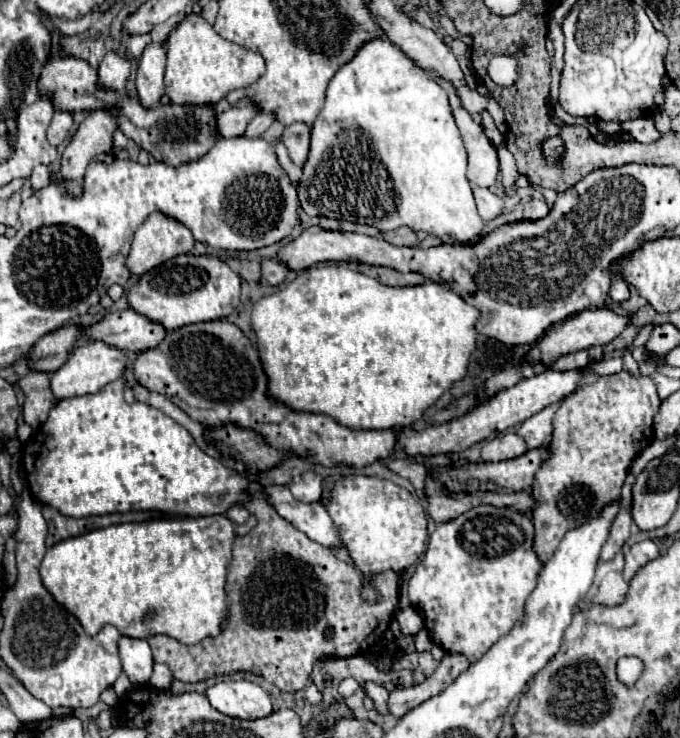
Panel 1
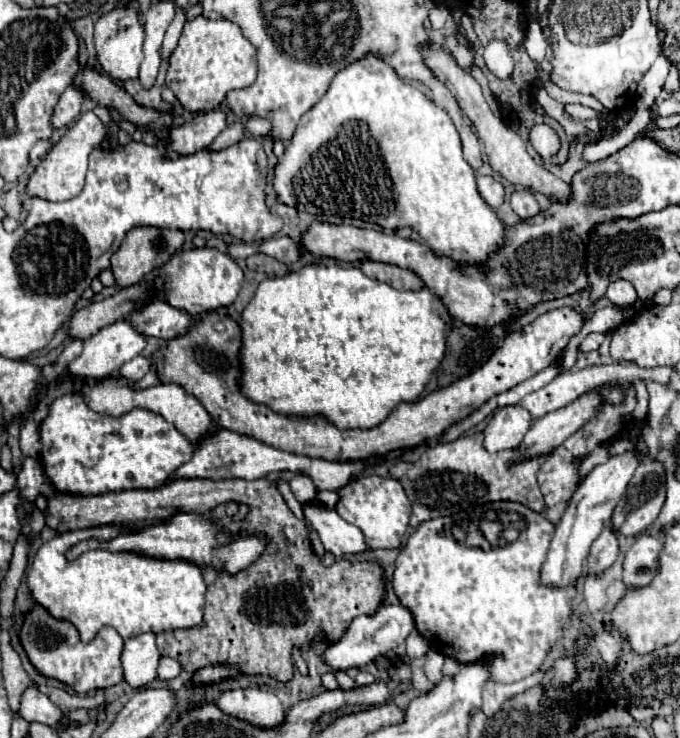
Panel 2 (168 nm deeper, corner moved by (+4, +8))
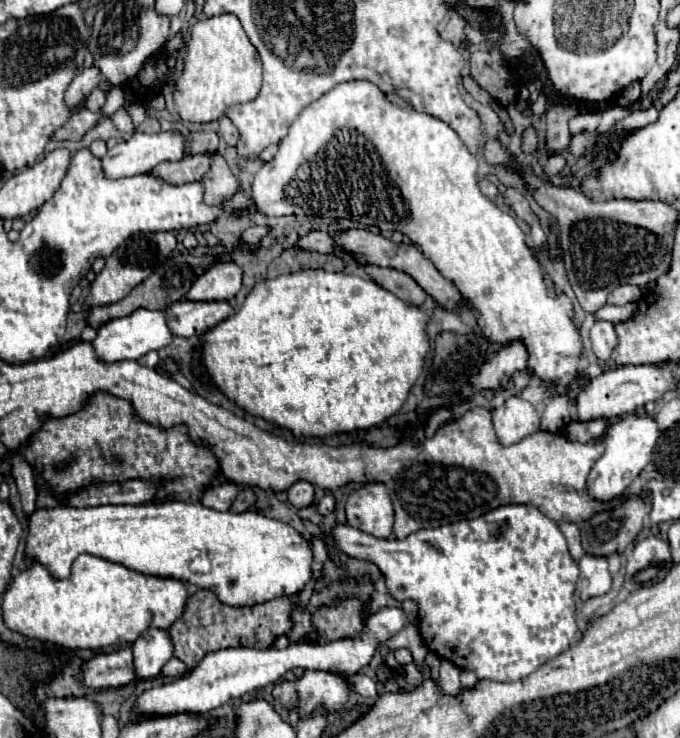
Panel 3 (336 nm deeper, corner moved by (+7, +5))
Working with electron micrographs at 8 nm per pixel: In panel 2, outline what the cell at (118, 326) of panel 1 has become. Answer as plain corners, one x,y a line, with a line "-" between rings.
155,299
127,317
139,333
149,337
173,339
177,335
185,335
185,331
195,323
195,317
187,311
171,307
167,301

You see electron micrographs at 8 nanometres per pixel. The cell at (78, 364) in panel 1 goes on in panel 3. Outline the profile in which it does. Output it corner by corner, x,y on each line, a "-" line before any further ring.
138,308
136,312
132,312
126,318
110,320
104,326
100,326
96,338
92,340
92,346
96,350
96,356
102,362
120,362
120,360
138,360
146,352
160,350
162,346
170,344
170,340
172,340
172,334
170,334
170,330
166,326
164,312

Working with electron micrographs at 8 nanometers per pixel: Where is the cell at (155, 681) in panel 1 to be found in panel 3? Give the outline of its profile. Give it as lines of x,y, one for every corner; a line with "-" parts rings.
178,658
168,660
168,662
164,664
164,668
162,668
162,676
168,676
168,678
178,678
178,676
182,676
182,674
186,674
186,666
184,666

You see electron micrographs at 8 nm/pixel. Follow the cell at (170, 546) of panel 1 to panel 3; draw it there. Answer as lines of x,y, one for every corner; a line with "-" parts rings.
80,554
72,564
70,584
68,584
68,578
66,580
54,578
50,570
40,562
34,562
28,570
20,572
12,580
8,592
4,594
2,612
4,612
4,622
10,630
16,630
31,640
50,642
52,645
69,650
97,650
122,644
122,642
132,644
146,628
168,630
186,612
186,598
188,598
188,592
182,580
146,576
122,564
116,564
92,554

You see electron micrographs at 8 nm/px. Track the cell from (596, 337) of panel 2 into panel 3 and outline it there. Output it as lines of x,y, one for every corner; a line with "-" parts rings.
596,322
590,330
590,340
592,340
594,354
600,360
608,360
610,354
612,354
612,348
616,346
614,326
610,322

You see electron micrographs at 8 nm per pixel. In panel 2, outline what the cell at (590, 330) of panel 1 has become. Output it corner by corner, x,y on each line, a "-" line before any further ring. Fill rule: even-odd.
561,307
549,313
543,313
533,323
525,325
519,331
513,331
505,337
503,345
487,359
483,367
469,373
467,377
451,383
449,387
437,389
415,403
401,403
393,409
393,413
371,429
337,429
325,417
297,417
297,415
279,415
271,411
267,405
259,405
243,397
239,391
241,379
241,363
239,363
239,347
241,347
241,329
239,325
219,313
207,313
197,317
193,327
161,347
151,357
153,367
159,373
161,383
177,383
183,385
191,395
195,395
203,407
211,413
213,421
219,427
235,431
239,435
253,437
261,443
267,443
275,449
291,451
297,455
319,457
325,461
355,461
367,459
371,455
387,453
393,449
411,449
421,445
427,439
437,437
453,423
463,421
473,411
477,411
491,397
513,389
525,379
549,367
557,353
567,347
569,339
577,335
583,327
583,315
571,307
-
215,321
225,325
225,331
215,331

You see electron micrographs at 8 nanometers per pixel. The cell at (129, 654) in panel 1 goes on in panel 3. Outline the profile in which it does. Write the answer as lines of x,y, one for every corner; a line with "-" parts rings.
150,628
134,644
134,674
136,678
156,678
162,666
172,658
172,644
166,630

